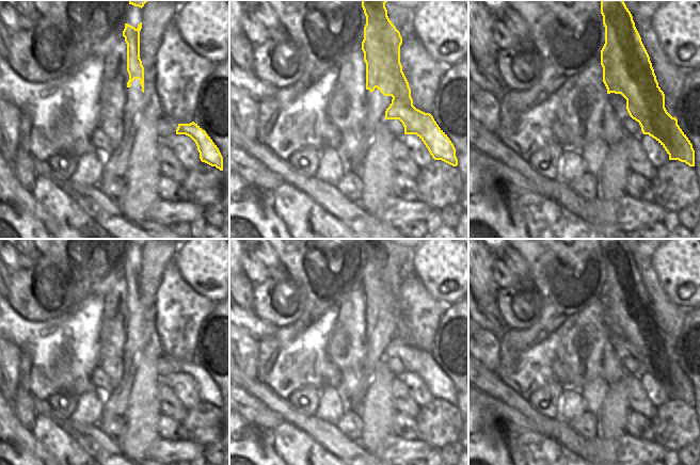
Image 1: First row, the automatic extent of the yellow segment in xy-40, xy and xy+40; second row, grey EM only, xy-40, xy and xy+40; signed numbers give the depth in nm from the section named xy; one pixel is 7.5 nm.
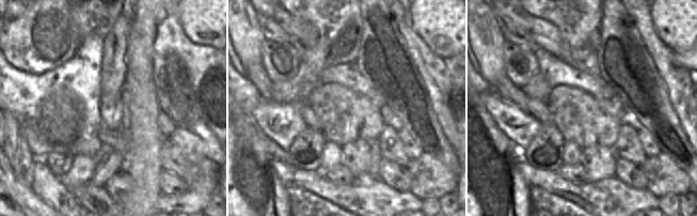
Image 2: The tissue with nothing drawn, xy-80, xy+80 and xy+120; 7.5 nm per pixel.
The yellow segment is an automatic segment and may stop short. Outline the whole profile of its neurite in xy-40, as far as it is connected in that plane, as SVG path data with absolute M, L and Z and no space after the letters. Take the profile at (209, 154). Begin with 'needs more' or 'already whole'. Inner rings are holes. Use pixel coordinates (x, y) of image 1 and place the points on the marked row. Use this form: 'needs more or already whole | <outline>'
already whole | M194 122L190 124L178 124L176 134L186 134L190 137L197 146L201 161L223 171L223 157L219 148L206 131L197 124Z

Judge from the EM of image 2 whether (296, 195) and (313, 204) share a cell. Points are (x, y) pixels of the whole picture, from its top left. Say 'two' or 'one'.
one

